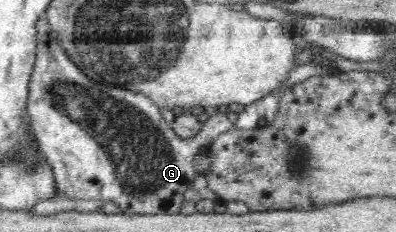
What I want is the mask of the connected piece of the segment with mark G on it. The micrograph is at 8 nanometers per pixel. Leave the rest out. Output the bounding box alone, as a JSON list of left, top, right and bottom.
[27,16,235,215]

